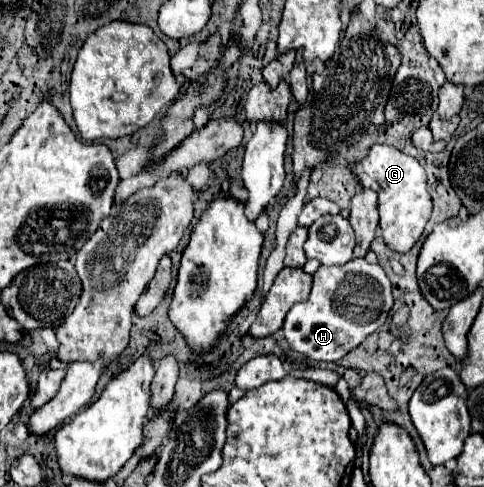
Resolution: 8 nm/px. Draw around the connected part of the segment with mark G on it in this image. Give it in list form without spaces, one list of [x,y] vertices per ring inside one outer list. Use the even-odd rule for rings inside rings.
[[[374,143],[362,159],[348,163],[348,167],[358,177],[362,187],[368,187],[378,193],[380,233],[384,243],[398,253],[408,253],[420,239],[432,213],[432,199],[426,187],[426,173],[418,159],[398,151],[396,147]]]

